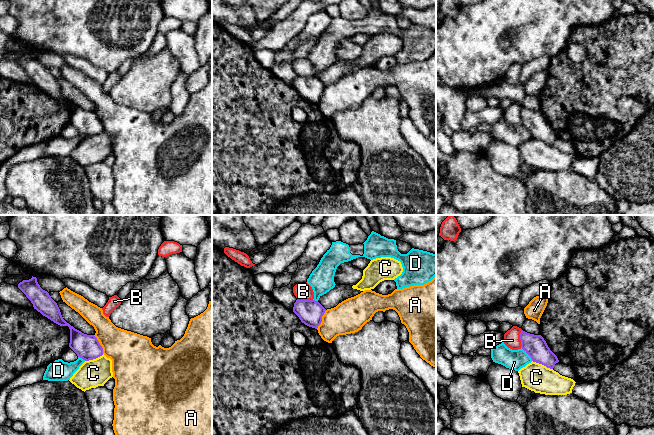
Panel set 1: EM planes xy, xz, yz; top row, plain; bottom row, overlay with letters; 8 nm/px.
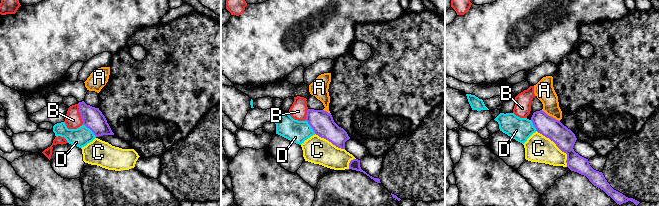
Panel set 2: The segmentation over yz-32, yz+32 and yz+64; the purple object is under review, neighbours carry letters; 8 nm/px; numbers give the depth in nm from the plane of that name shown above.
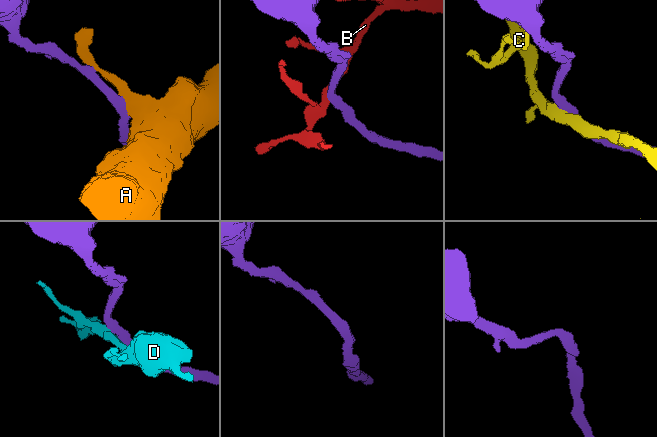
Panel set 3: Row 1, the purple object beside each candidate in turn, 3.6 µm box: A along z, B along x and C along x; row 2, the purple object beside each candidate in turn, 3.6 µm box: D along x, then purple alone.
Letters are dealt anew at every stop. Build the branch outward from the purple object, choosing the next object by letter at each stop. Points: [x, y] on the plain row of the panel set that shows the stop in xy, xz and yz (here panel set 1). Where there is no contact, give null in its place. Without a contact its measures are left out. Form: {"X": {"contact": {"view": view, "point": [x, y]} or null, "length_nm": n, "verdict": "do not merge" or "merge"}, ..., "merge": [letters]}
{"A": {"contact": {"view": "xy", "point": [99, 120]}, "length_nm": 170, "verdict": "do not merge"}, "B": {"contact": {"view": "yz", "point": [520, 115]}, "length_nm": 140, "verdict": "do not merge"}, "C": {"contact": {"view": "yz", "point": [542, 140]}, "length_nm": 180, "verdict": "do not merge"}, "D": {"contact": {"view": "yz", "point": [527, 129]}, "length_nm": 140, "verdict": "do not merge"}, "merge": []}

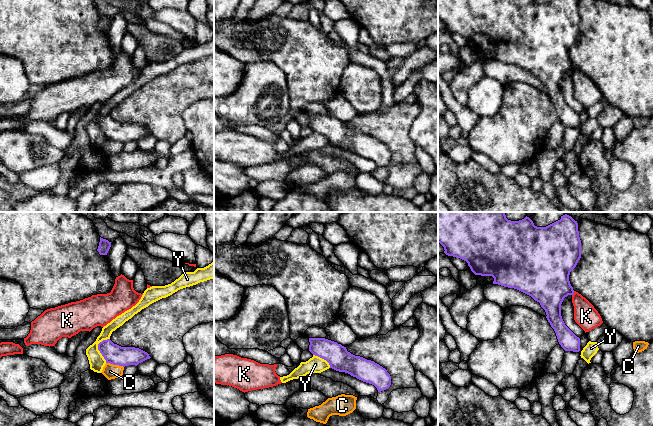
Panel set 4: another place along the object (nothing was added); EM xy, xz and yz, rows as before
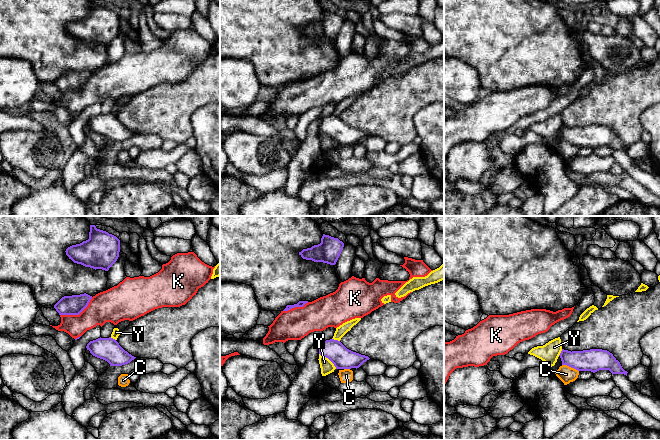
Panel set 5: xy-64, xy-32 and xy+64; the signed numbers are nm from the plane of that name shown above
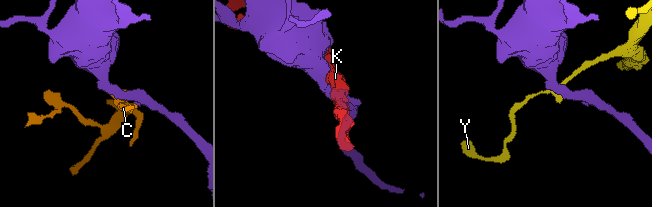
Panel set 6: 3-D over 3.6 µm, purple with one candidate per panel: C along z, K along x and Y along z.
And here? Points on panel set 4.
{"C": {"contact": {"view": "xy", "point": [115, 140]}, "length_nm": 150, "verdict": "do not merge"}, "K": {"contact": {"view": "yz", "point": [573, 69]}, "length_nm": 50, "verdict": "do not merge"}, "Y": {"contact": {"view": "xy", "point": [98, 124]}, "length_nm": 200, "verdict": "do not merge"}, "merge": []}

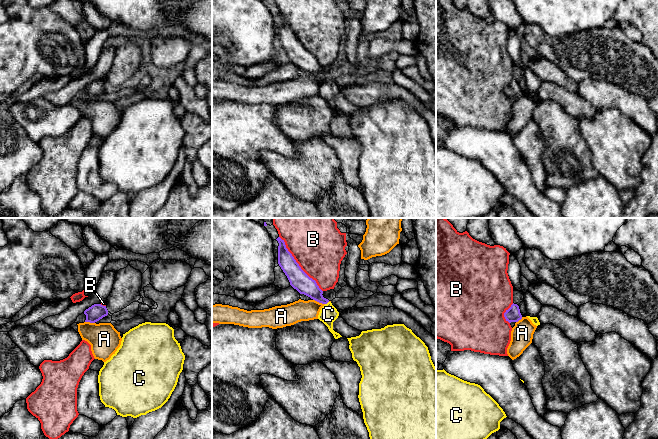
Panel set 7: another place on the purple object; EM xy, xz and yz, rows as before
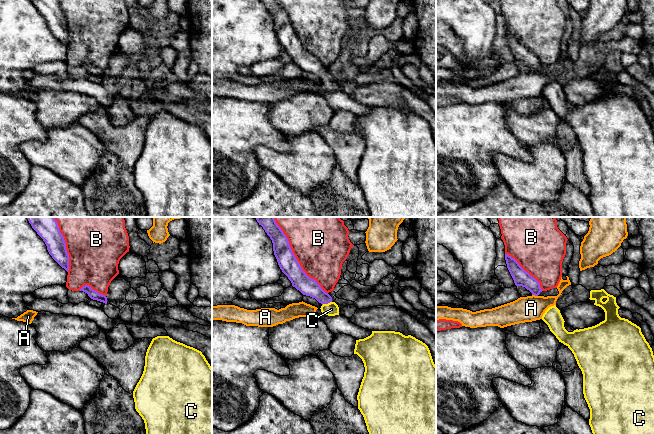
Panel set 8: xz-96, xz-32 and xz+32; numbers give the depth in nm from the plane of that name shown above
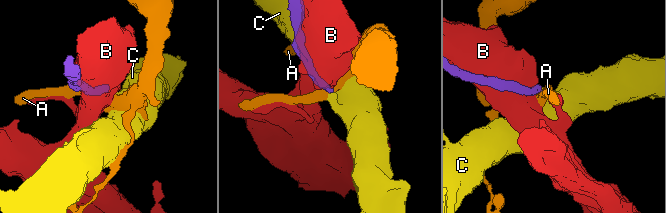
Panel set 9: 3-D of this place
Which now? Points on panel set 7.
{"A": {"contact": {"view": "xz", "point": [319, 78]}, "length_nm": 100, "verdict": "do not merge"}, "B": {"contact": {"view": "xz", "point": [298, 40]}, "length_nm": 550, "verdict": "do not merge"}, "C": {"contact": {"view": "xz", "point": [326, 79]}, "length_nm": 40, "verdict": "merge"}, "merge": ["C"]}

